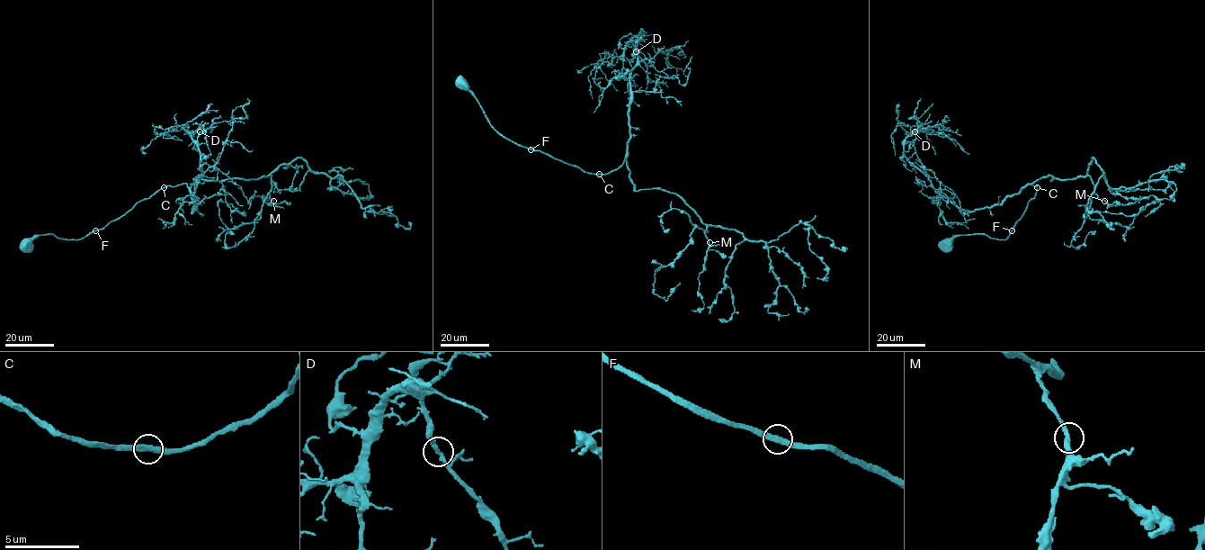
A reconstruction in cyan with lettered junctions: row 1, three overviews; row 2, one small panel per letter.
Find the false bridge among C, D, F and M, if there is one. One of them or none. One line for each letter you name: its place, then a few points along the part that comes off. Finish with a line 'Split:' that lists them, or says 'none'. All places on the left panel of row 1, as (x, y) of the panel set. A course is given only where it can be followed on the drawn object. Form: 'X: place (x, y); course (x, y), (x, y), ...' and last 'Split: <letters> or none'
Split: none

